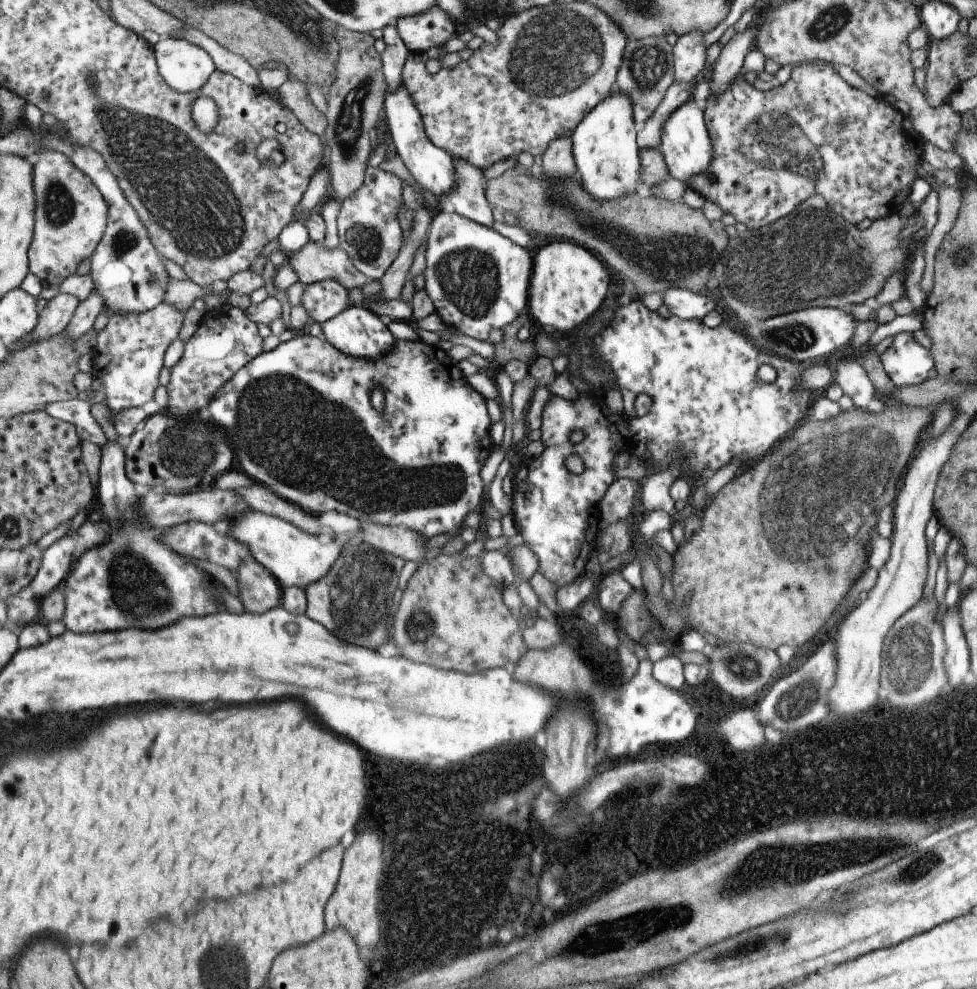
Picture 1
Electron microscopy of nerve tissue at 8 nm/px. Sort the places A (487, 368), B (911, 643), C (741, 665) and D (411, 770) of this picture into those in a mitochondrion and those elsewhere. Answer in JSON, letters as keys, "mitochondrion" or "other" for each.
{"A":"other","B":"mitochondrion","C":"mitochondrion","D":"other"}

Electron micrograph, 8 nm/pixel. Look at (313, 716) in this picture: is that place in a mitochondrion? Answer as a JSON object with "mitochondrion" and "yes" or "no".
{"mitochondrion":"no"}

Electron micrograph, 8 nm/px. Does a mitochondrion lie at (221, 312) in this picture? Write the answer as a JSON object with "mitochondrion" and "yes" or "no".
{"mitochondrion":"no"}

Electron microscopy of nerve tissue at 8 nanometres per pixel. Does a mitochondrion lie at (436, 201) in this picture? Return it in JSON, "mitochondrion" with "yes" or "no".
{"mitochondrion":"no"}

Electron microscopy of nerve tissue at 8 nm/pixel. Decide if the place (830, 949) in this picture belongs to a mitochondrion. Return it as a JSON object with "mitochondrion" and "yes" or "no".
{"mitochondrion":"no"}

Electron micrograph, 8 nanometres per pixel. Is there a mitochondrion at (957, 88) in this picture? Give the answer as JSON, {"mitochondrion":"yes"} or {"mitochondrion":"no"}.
{"mitochondrion":"no"}

